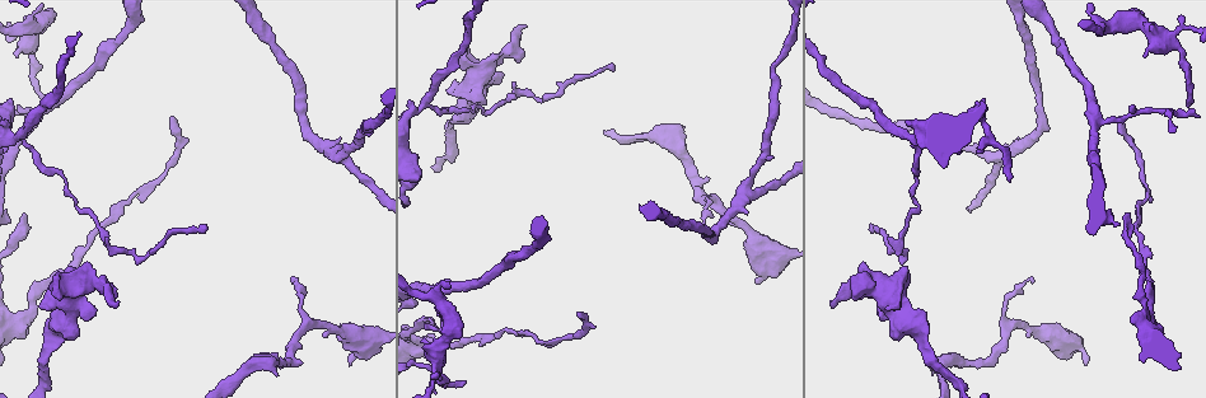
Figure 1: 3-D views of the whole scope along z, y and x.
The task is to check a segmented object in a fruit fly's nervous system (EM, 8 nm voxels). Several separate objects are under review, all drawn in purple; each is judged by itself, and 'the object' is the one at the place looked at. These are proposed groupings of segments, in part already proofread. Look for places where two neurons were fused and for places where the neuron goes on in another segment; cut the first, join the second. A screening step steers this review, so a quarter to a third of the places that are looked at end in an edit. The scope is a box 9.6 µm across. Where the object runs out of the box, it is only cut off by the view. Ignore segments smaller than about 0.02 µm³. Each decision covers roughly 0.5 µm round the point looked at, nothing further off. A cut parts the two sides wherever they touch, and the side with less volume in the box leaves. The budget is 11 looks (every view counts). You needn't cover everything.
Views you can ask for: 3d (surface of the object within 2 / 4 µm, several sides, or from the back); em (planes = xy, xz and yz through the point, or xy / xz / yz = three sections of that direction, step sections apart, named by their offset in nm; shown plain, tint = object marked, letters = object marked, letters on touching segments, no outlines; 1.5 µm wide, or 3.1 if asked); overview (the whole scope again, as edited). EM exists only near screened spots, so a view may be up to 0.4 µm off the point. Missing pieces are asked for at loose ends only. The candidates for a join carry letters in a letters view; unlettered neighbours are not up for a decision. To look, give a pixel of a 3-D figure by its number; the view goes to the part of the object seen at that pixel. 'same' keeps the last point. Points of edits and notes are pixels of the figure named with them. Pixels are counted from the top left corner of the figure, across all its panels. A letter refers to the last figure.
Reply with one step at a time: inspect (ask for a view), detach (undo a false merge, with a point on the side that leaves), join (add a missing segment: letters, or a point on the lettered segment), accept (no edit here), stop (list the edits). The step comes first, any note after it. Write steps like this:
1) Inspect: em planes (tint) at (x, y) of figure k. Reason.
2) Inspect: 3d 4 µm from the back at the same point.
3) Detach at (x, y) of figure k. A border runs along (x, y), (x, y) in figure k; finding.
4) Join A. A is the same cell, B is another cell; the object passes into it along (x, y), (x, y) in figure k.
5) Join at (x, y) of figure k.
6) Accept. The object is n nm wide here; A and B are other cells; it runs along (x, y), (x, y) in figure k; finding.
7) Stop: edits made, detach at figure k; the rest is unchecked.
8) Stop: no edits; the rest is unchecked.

Inspect: em planes (letters) at (872, 226) of figure 1. Thin end.

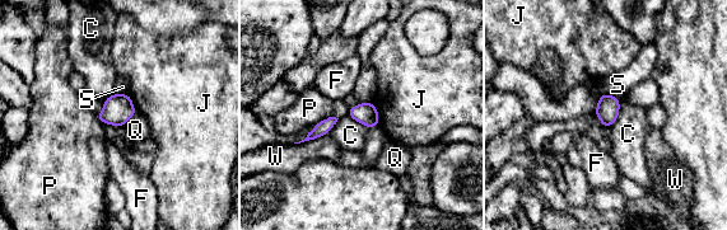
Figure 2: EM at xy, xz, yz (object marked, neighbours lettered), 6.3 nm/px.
Accept. The longest contact is with W, 220 nm; C, F, J, P, Q, S and W are other cells; a border runs along (602, 92), (618, 98) in figure 2; no lettered segment goes on from it.

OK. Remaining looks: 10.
Inspect: em yz step 8 (tint) at (904, 257) of figure 1. Abrupt turn.

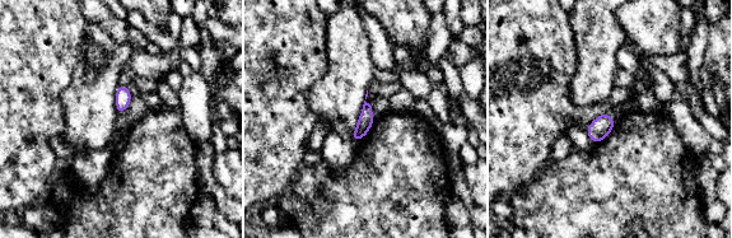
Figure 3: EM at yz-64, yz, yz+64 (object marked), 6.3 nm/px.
Inspect: em planes (letters) at the same point.

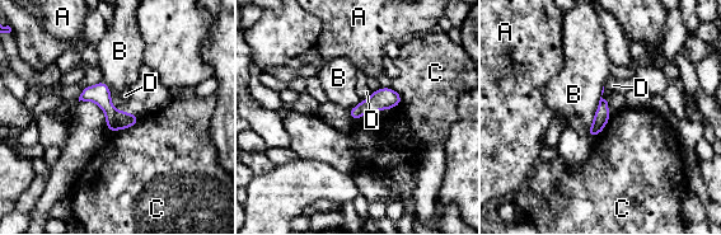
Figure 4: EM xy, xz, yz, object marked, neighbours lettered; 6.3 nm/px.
Accept. The object is 100 nm wide here; A, B, C and D are other cells; it runs along (87, 89), (120, 120), (134, 120) in figure 4; continuous, no second neuron.

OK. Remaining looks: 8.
Inspect: em 3.1 µm planes (tint) at (924, 333) of figure 1. Thick turns thin.

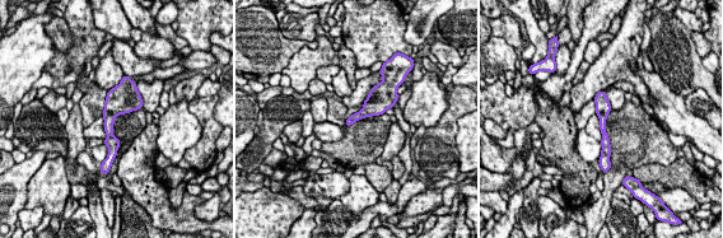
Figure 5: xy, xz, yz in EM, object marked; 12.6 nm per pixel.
Inspect: em 3.1 µm planes (letters) at the same point. What lies round it.

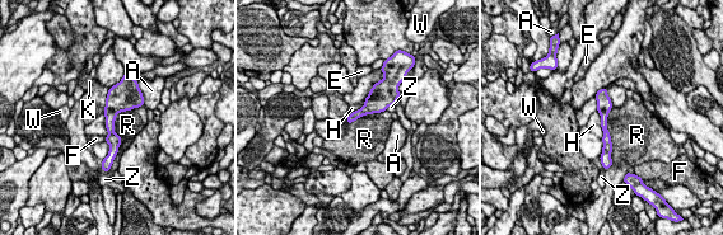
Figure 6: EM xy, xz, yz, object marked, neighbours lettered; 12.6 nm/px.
Accept. A, E, F, H, K, R, W and Z are other cells; continuous, no second neuron.

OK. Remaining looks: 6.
Inspect: 3d 2 µm at (291, 278) of figure 1. An open end.

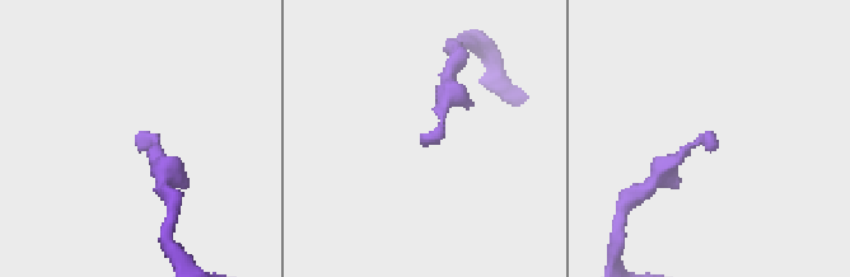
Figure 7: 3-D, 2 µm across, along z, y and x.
Inspect: em planes (letters) at (421, 143) of figure 7. Now the EM.

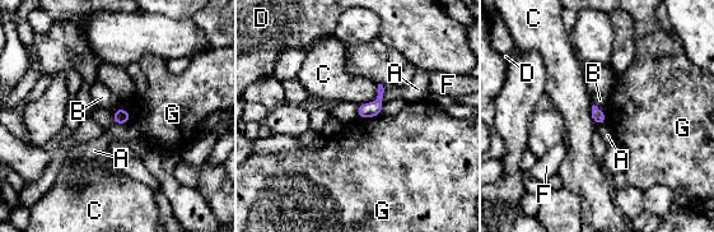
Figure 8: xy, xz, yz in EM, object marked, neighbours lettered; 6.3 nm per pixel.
Accept. A, B, C, D, F and G are other cells; a border runs along (113, 111), (122, 107), (132, 117) in figure 8; no lettered segment goes on from it.

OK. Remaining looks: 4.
Stop: no edits; the rest is unchecked.

